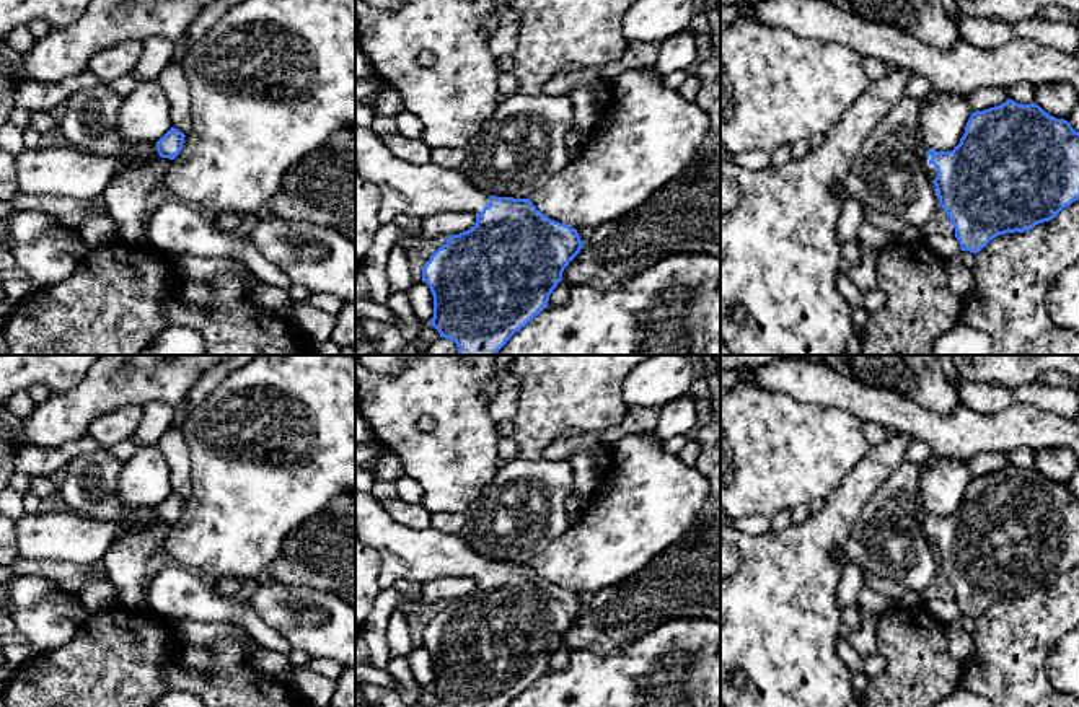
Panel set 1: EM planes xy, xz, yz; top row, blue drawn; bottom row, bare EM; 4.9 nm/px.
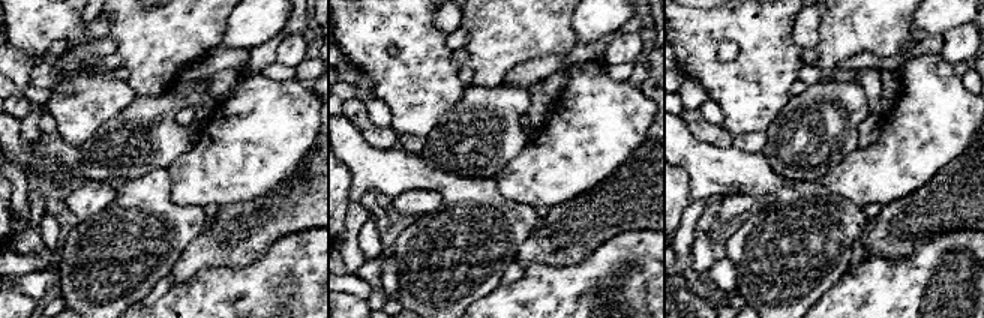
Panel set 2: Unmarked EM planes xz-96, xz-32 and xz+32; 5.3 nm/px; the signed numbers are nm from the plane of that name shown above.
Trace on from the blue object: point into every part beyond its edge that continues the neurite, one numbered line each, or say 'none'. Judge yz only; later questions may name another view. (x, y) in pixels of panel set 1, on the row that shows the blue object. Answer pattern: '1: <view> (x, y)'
1: yz (931, 170)

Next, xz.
1: xz (419, 191)

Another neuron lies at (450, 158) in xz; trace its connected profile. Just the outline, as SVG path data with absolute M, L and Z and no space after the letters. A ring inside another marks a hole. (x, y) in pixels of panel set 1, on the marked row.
M438 148L432 150L432 163L442 168L458 169L465 160L463 150Z

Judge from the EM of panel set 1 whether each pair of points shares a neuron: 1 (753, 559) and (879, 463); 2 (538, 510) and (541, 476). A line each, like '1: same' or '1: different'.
1: same
2: same

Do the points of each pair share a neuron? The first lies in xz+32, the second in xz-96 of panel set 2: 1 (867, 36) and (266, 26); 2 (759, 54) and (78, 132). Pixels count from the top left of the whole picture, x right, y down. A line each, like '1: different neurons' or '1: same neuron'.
1: different neurons
2: same neuron

